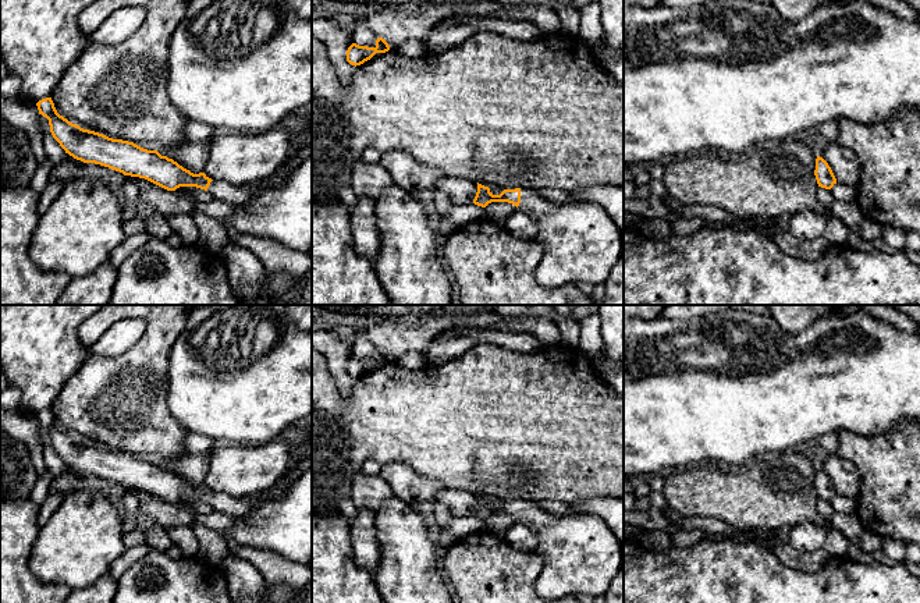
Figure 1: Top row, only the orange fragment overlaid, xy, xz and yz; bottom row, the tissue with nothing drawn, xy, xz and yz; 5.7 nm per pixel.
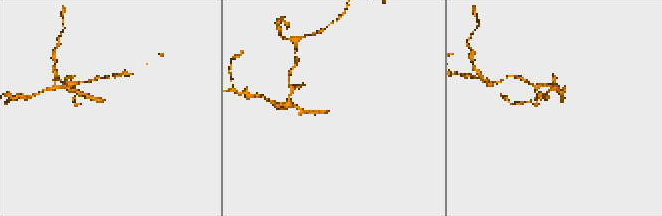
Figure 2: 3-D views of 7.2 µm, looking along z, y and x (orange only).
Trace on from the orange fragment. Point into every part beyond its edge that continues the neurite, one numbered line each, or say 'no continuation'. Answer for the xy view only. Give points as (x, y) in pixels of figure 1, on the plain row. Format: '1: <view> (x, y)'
1: xy (237, 508)

